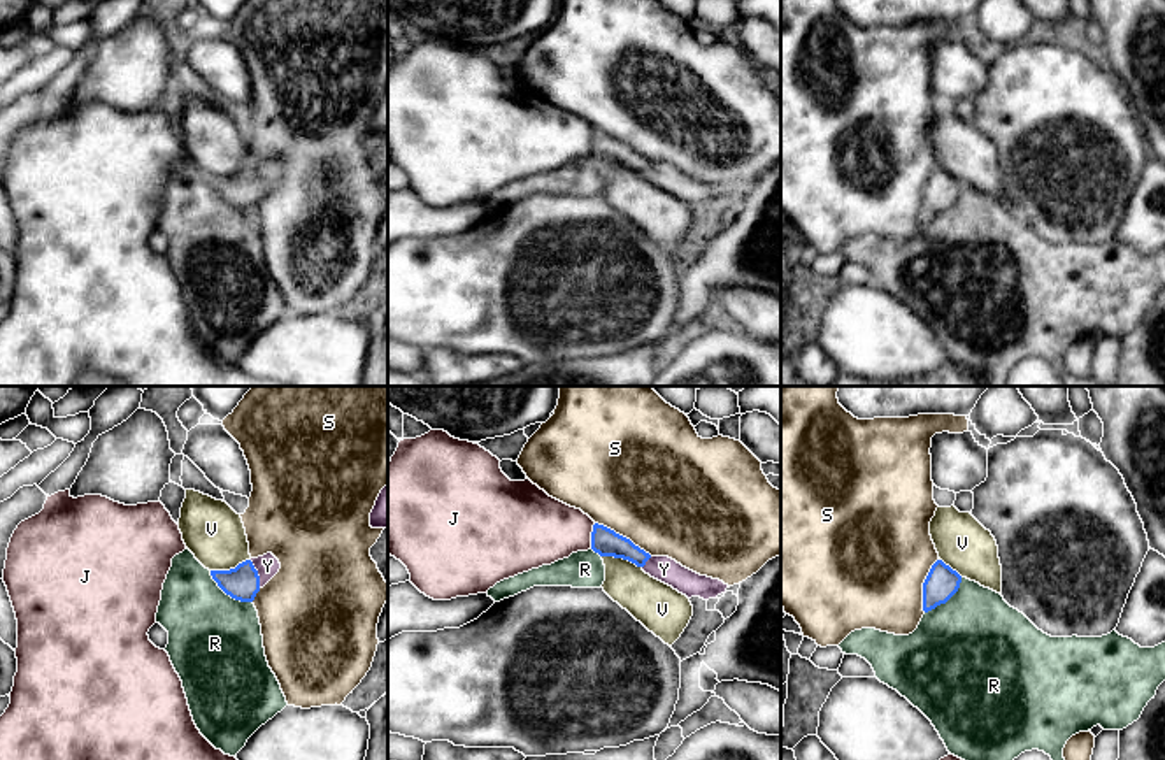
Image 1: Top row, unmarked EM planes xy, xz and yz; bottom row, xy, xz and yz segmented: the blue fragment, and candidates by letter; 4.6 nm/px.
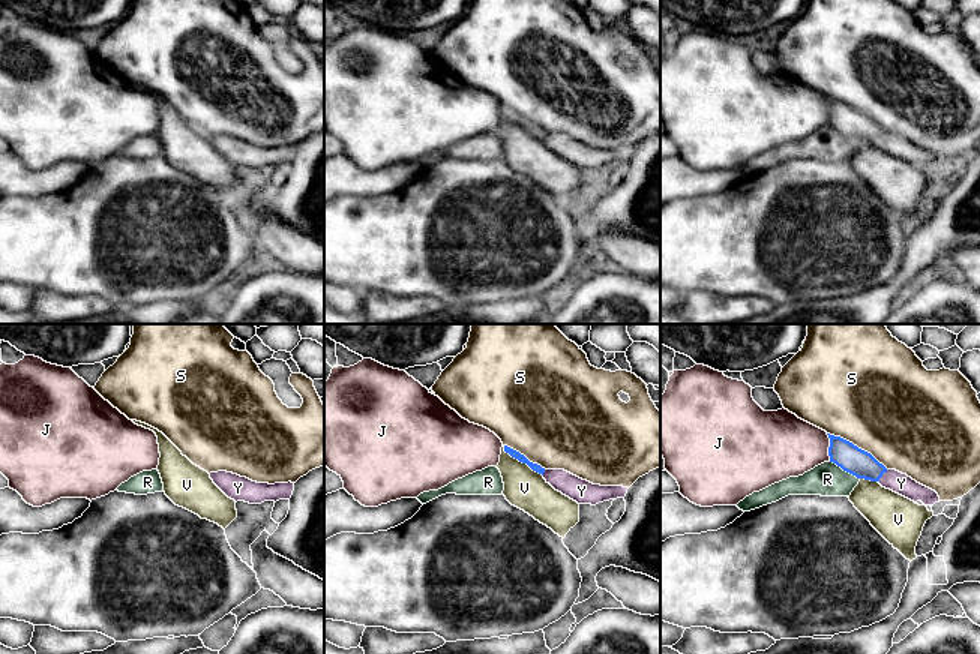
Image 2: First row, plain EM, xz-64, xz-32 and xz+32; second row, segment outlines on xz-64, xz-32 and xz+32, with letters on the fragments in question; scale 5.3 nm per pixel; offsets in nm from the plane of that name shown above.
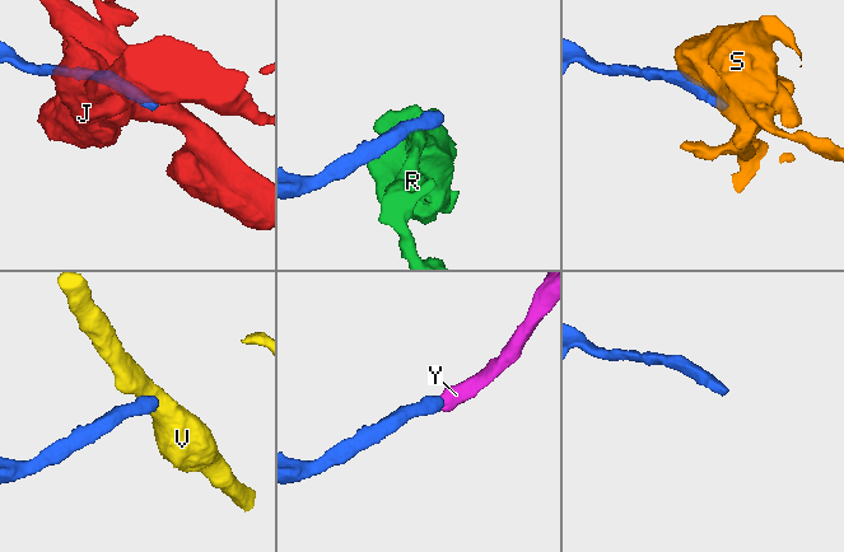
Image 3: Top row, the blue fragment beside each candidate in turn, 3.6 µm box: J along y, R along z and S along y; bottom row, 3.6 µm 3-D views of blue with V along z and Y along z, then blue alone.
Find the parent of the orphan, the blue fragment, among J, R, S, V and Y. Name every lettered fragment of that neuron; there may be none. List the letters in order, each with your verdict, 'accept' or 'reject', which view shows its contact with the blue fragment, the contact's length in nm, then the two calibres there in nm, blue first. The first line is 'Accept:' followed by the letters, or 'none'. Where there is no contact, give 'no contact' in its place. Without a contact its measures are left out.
Accept: Y
J: reject; contact in xz; length 120 nm; calibres 130 and 320 nm
R: reject; contact in xy; length 240 nm; calibres 160 and 440 nm
S: reject; contact in xz; length 300 nm; calibres 130 and 500 nm
V: reject; contact in xy; length 190 nm; calibres 160 and 280 nm
Y: accept; contact in xy; length 140 nm; calibres 160 and 110 nm

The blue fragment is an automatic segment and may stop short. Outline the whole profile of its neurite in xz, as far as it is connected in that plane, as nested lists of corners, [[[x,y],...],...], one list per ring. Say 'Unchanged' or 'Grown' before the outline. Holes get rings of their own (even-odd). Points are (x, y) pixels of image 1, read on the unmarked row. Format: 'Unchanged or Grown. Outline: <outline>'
Grown. Outline: [[[598,130],[593,132],[591,156],[600,163],[614,163],[635,170],[651,184],[672,193],[688,205],[700,204],[709,207],[726,200],[730,195],[723,188],[700,183],[668,163],[651,163],[630,146]]]

